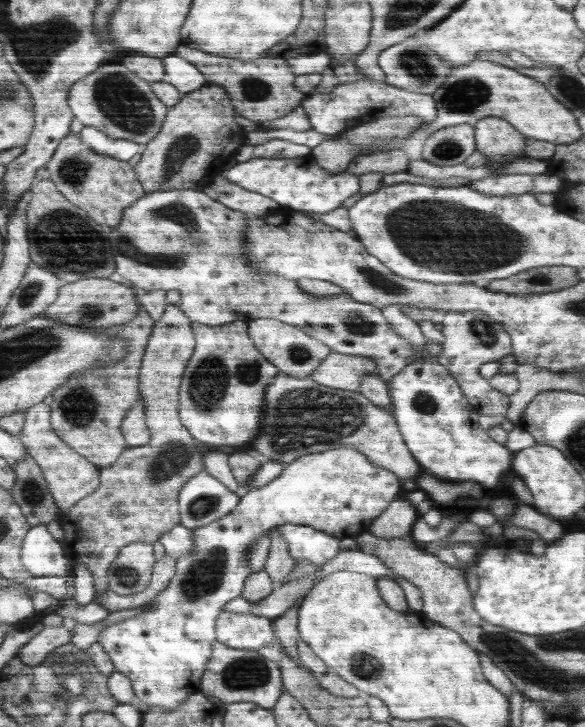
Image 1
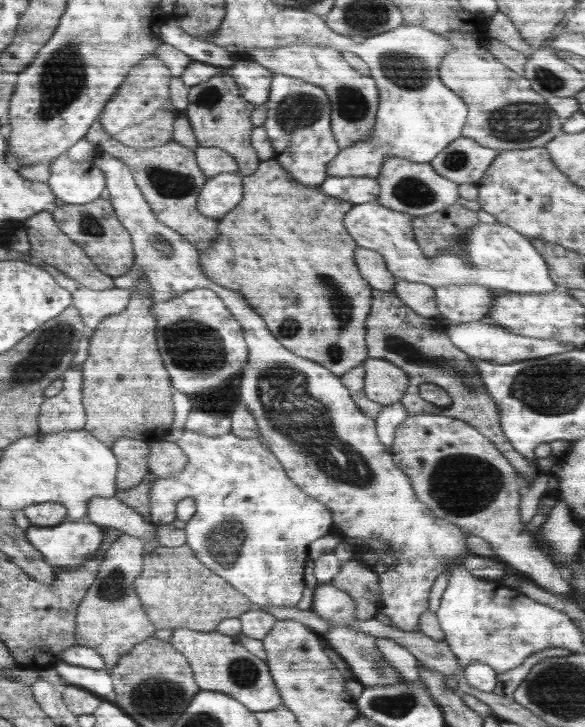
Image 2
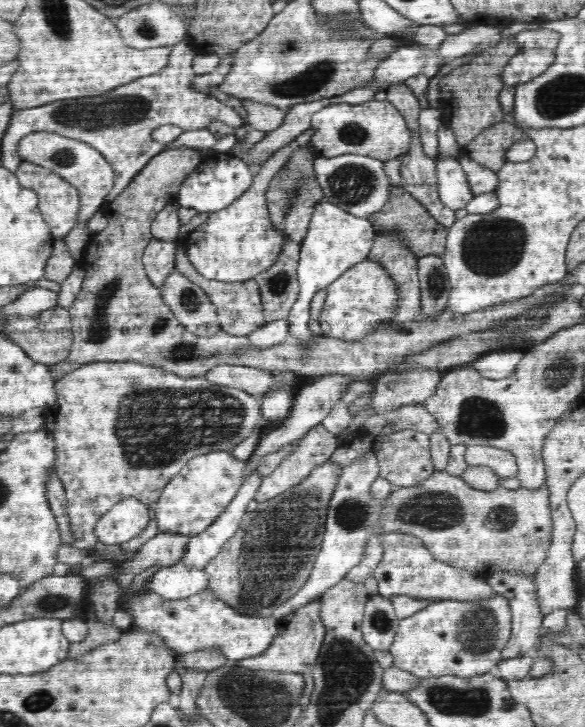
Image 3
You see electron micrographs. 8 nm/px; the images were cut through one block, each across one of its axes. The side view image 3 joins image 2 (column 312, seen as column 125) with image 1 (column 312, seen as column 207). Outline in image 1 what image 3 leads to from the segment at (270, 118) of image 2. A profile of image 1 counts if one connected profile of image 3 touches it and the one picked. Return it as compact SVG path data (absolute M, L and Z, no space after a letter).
M370 79L338 84L336 88L330 88L329 92L314 90L303 98L301 107L306 111L312 129L333 137L348 129L382 118L414 116L421 124L430 124L438 116L437 105L432 95L409 92L386 82L371 82Z

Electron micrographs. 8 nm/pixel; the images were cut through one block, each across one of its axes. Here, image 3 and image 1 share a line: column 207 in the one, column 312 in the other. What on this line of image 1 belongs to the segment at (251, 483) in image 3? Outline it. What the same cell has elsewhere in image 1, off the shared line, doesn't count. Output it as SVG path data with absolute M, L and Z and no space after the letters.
M281 524L277 527L288 552L296 563L322 565L340 553L339 540L321 531L300 524Z

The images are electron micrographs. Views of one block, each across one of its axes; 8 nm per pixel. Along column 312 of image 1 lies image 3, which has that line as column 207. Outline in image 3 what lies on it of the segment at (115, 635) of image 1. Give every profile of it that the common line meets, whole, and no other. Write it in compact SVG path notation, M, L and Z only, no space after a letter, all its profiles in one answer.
M230 451L209 452L203 455L194 455L180 471L180 474L173 476L168 484L162 489L160 499L154 505L156 512L156 526L158 533L186 534L191 538L207 530L222 512L226 511L237 495L238 489L244 480L246 461L232 457Z

